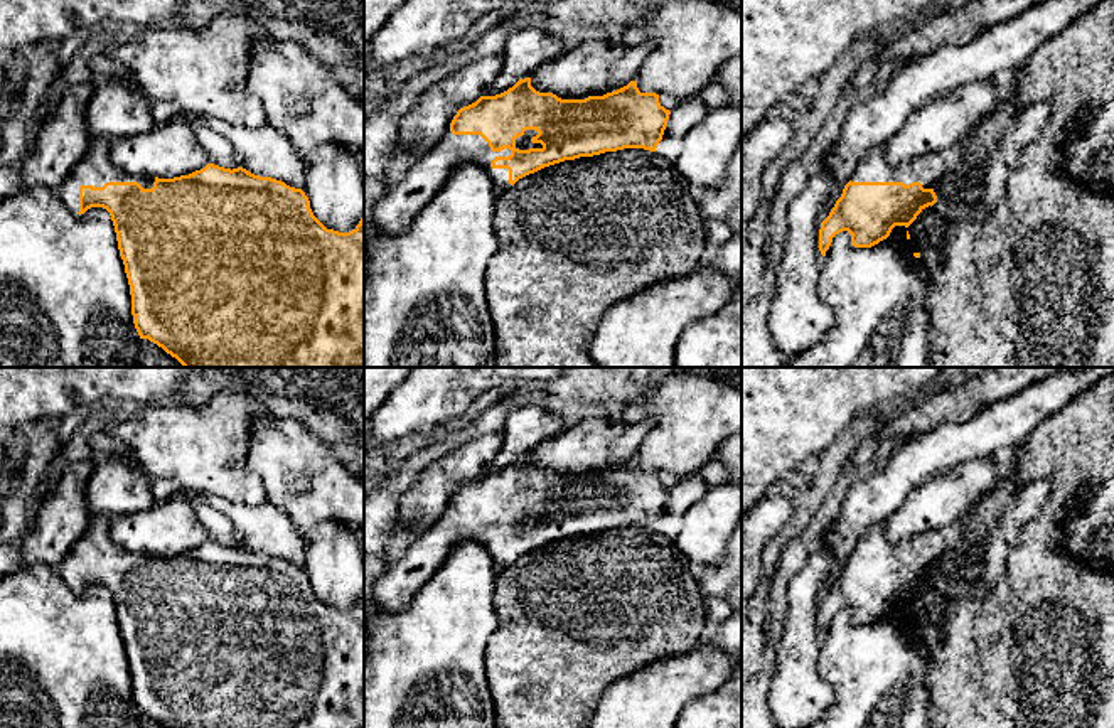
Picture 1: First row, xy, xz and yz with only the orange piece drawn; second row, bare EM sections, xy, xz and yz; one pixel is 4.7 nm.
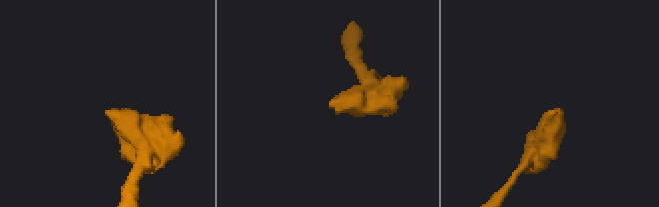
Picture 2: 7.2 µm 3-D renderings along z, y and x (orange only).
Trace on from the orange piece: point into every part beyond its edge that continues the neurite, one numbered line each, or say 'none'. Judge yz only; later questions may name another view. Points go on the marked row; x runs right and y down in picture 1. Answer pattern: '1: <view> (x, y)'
1: yz (927, 169)

